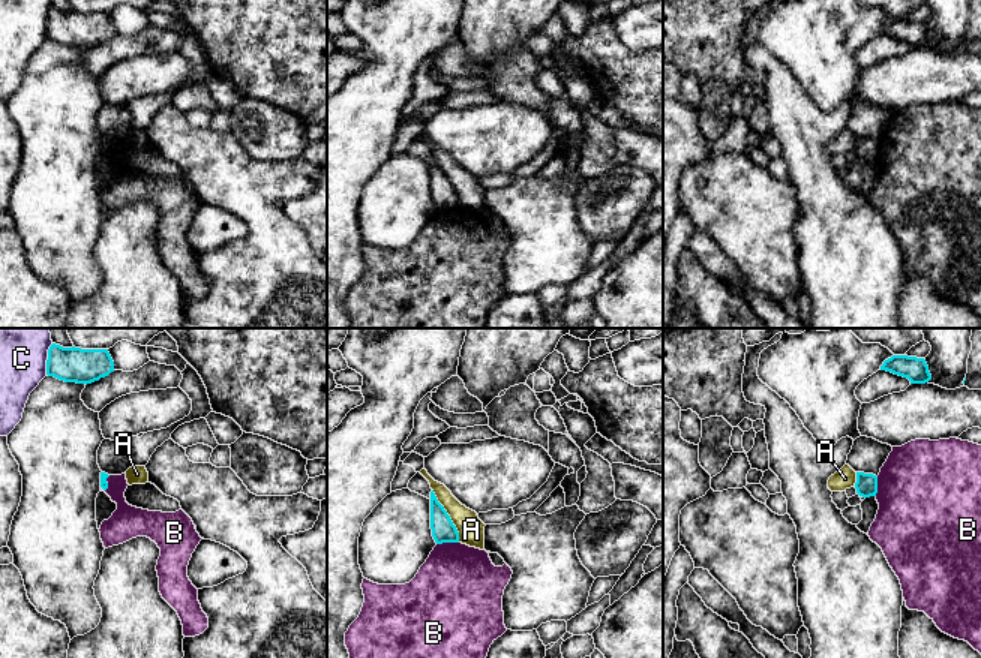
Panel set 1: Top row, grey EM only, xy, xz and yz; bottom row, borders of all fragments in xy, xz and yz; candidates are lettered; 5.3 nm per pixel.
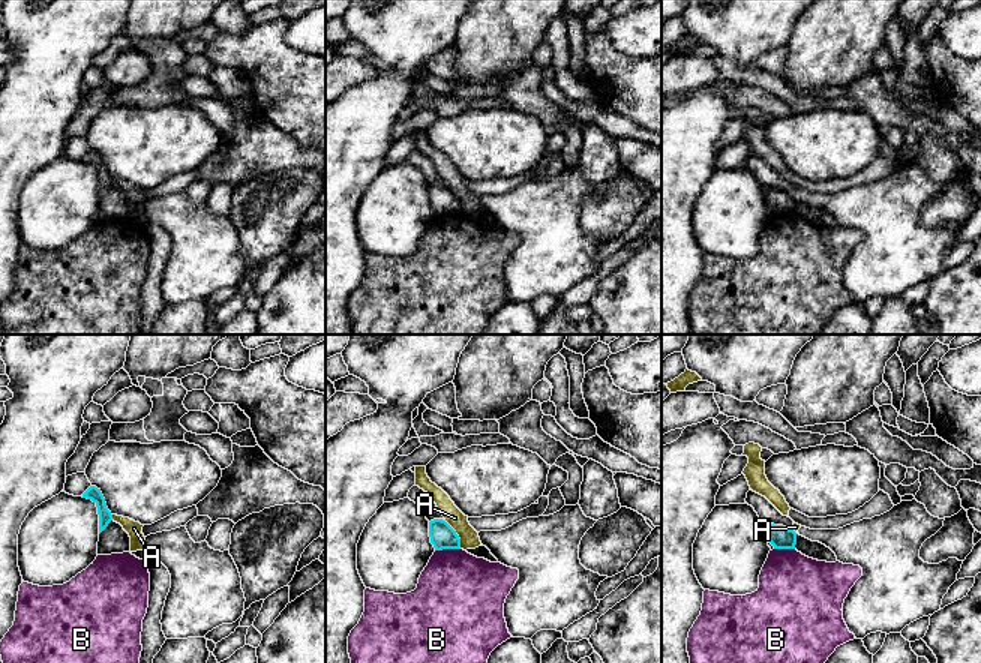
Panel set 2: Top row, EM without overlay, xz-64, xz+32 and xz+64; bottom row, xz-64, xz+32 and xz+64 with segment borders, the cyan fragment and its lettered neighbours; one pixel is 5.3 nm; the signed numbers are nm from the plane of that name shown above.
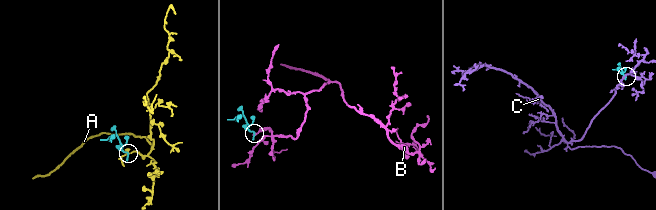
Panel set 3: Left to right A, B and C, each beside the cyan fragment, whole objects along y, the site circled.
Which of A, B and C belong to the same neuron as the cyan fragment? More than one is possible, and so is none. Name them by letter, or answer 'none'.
none

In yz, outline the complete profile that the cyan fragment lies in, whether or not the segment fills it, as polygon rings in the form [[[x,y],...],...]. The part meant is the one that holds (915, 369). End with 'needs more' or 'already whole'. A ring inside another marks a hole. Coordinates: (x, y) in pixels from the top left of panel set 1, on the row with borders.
[[[892,355],[884,361],[880,370],[908,378],[910,384],[926,384],[932,379],[926,360],[916,357]]] | already whole

